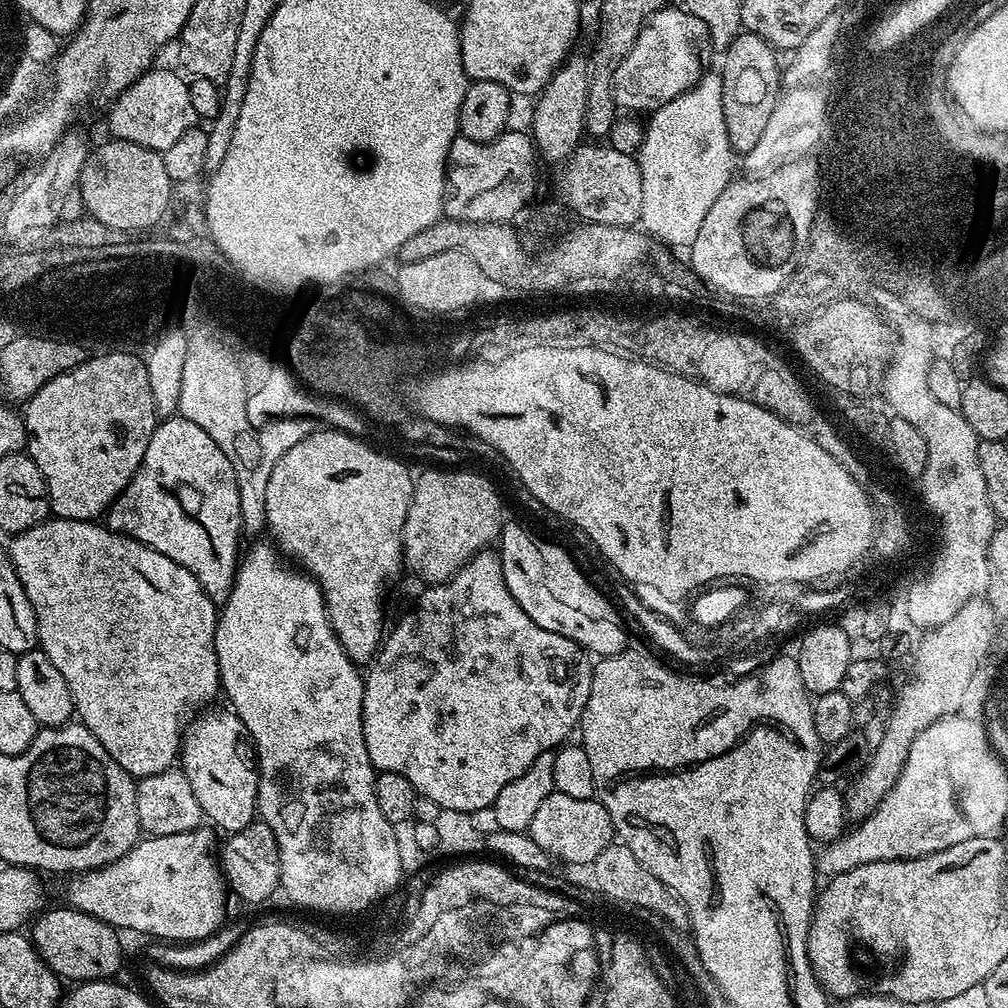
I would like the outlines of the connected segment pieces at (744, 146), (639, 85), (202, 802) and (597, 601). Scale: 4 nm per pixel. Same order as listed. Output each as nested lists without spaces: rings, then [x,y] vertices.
[[[741,31],[723,53],[722,106],[729,142],[735,153],[745,154],[754,148],[774,111],[782,84],[782,70],[775,55],[768,41],[746,31]]]
[[[661,10],[653,12],[651,17],[644,21],[644,28],[638,34],[638,38],[632,43],[632,49],[622,58],[622,62],[612,75],[612,93],[617,109],[629,108],[629,113],[644,112],[651,114],[656,109],[670,102],[671,99],[678,98],[684,91],[690,90],[702,75],[700,68],[700,56],[696,53],[696,48],[692,45],[692,36],[688,33],[688,24],[685,13],[672,12],[673,10]]]
[[[231,710],[212,711],[201,711],[187,725],[180,745],[178,764],[186,774],[190,790],[194,790],[194,798],[198,798],[198,806],[204,811],[205,817],[209,821],[212,819],[211,823],[221,833],[231,834],[242,831],[257,819],[260,773],[252,736],[244,723]]]
[[[508,523],[501,527],[499,544],[502,578],[506,578],[506,586],[510,594],[514,594],[518,606],[522,606],[533,622],[542,626],[542,630],[570,638],[596,658],[613,656],[629,647],[628,632],[620,621],[617,605],[611,600],[612,605],[584,577],[583,570],[572,561],[566,549],[527,532],[520,524]]]

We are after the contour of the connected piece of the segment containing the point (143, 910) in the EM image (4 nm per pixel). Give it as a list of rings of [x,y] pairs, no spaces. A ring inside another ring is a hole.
[[[201,826],[194,830],[186,830],[182,834],[166,834],[165,836],[148,836],[136,841],[136,845],[129,852],[122,854],[112,864],[107,864],[105,868],[91,868],[88,872],[77,872],[67,877],[68,885],[64,888],[64,896],[67,907],[77,908],[80,912],[90,914],[102,922],[112,925],[117,930],[129,928],[132,932],[145,932],[148,938],[155,938],[157,941],[165,942],[193,942],[204,940],[208,936],[214,935],[225,923],[224,919],[224,888],[226,892],[226,876],[222,871],[221,861],[218,859],[218,840],[216,844],[217,833],[211,827]]]

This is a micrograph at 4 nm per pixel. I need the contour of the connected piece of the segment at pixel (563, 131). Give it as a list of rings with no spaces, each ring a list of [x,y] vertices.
[[[569,55],[559,70],[550,78],[548,85],[540,91],[534,100],[536,109],[532,112],[530,135],[541,161],[549,160],[552,164],[558,163],[557,165],[567,161],[586,136],[584,115],[588,105],[590,64],[585,57],[583,60],[582,57],[576,55]]]

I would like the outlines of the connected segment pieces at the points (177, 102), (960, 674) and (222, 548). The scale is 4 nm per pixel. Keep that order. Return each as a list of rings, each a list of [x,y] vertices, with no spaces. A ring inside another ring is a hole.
[[[153,66],[111,101],[108,128],[115,139],[161,153],[173,142],[178,142],[178,138],[182,138],[186,130],[197,127],[198,117],[194,114],[194,105],[190,102],[189,81],[177,72]]]
[[[977,598],[966,602],[966,606],[962,606],[962,610],[958,610],[958,614],[954,614],[954,618],[950,618],[950,622],[942,622],[942,626],[929,628],[921,635],[924,637],[921,638],[917,648],[915,645],[914,655],[911,657],[911,660],[913,659],[912,681],[901,686],[900,693],[896,696],[896,705],[892,708],[892,717],[889,718],[888,725],[885,726],[884,733],[880,736],[880,741],[877,744],[875,741],[868,763],[864,765],[861,772],[851,777],[850,783],[847,785],[849,788],[846,788],[844,806],[853,821],[859,822],[865,816],[869,816],[882,802],[882,798],[886,798],[886,794],[892,789],[894,782],[898,782],[910,746],[918,733],[926,730],[933,722],[942,719],[943,716],[956,715],[953,708],[960,704],[961,697],[964,696],[965,685],[968,684],[969,676],[972,673],[972,665],[976,660],[979,660],[985,647],[988,646],[987,636],[991,631],[993,605],[986,601],[987,599]]]
[[[179,414],[157,423],[146,446],[144,461],[132,476],[132,481],[120,491],[119,498],[108,508],[106,524],[113,532],[134,538],[190,570],[190,574],[198,578],[202,590],[206,590],[217,606],[223,606],[230,598],[238,561],[242,556],[238,482],[230,458],[222,454],[218,442],[214,442],[214,438],[210,438],[202,426],[194,426],[194,422]]]

